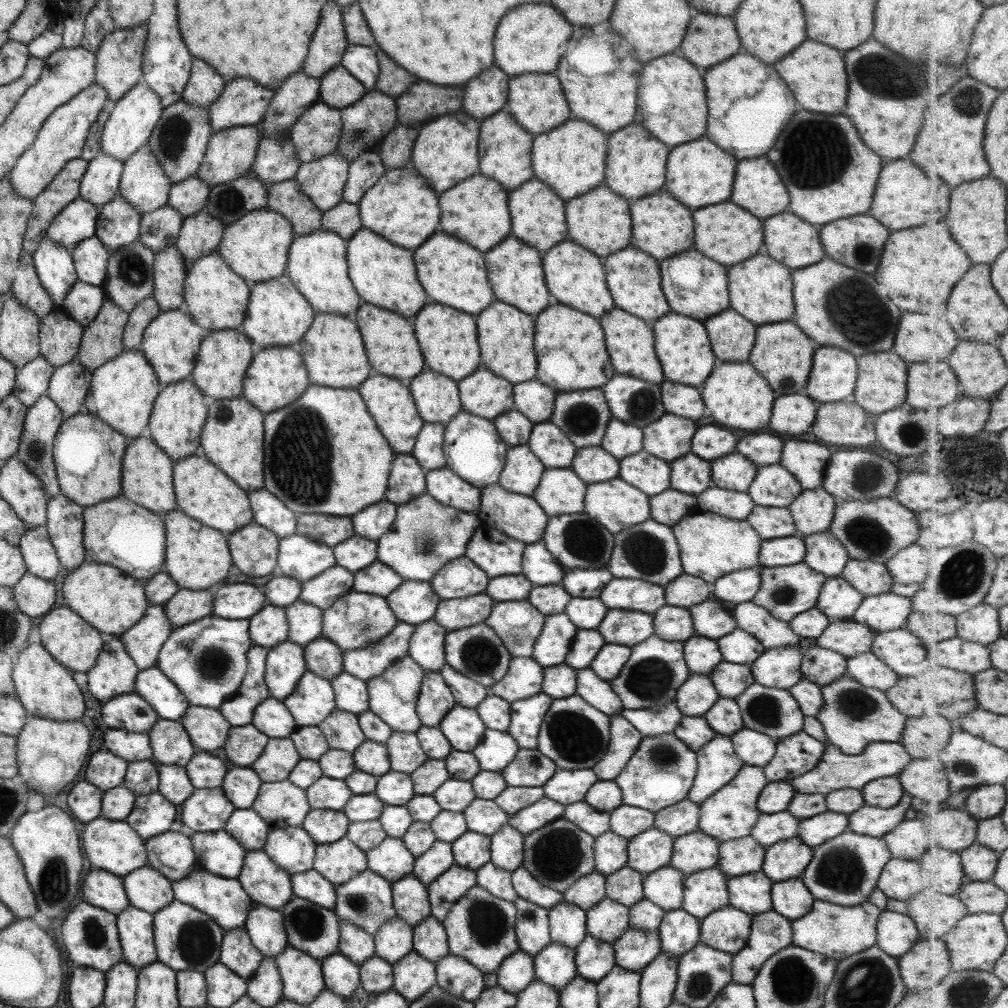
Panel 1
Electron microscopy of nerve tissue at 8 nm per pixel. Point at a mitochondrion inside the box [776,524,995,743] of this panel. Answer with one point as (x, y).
(962, 575)

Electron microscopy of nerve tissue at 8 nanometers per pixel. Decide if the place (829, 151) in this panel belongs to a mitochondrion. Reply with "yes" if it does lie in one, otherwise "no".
yes

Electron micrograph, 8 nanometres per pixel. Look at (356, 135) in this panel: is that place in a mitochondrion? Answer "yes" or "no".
yes

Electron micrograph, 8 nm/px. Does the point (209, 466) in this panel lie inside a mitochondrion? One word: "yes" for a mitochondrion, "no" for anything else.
no

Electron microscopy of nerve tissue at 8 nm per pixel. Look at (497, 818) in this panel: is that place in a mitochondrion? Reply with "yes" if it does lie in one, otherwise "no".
no

